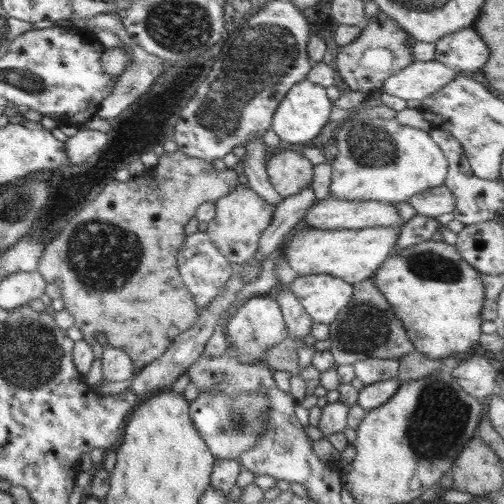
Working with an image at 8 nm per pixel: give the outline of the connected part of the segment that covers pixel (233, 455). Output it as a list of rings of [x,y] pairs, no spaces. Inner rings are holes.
[[[204,392],[190,403],[190,418],[209,452],[222,460],[236,460],[246,449],[256,445],[258,437],[266,431],[268,396],[258,392],[242,392],[238,396],[224,396],[218,392]]]

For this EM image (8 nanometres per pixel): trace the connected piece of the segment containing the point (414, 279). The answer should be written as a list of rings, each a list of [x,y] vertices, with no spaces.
[[[428,239],[418,245],[393,249],[393,254],[376,269],[374,286],[382,292],[382,296],[390,302],[394,314],[402,320],[410,342],[415,350],[422,352],[431,359],[443,359],[454,354],[462,354],[480,340],[481,316],[486,302],[485,286],[481,274],[470,264],[467,264],[455,249],[455,245],[442,241]]]

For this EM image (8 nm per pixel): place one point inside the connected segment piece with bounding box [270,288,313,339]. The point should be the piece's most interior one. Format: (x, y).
(299, 324)

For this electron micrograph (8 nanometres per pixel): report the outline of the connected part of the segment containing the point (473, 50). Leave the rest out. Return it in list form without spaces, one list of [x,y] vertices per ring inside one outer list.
[[[470,27],[444,36],[435,44],[435,60],[462,73],[482,69],[489,51],[477,33]]]

